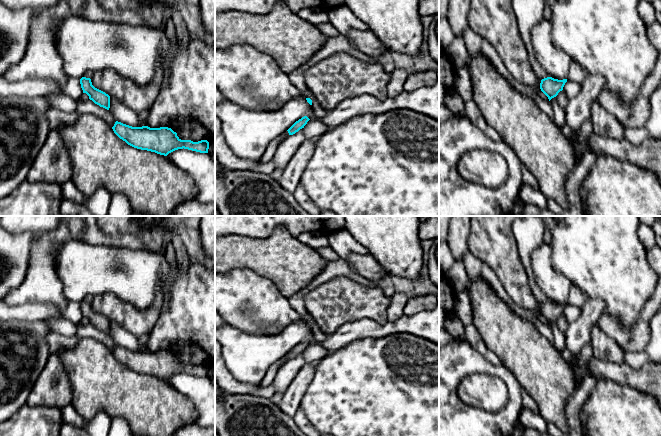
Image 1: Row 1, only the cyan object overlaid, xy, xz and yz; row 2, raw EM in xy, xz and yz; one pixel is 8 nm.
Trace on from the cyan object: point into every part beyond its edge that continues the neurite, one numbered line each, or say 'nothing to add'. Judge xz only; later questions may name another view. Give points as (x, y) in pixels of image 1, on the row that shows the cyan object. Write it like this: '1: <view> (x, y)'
1: xz (319, 111)

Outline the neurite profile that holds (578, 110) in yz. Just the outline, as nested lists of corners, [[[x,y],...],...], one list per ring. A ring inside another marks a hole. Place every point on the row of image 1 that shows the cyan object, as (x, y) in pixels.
[[[587,74],[580,92],[569,99],[565,110],[566,125],[578,130],[583,122],[591,117],[592,104],[604,90],[605,79],[602,76]]]

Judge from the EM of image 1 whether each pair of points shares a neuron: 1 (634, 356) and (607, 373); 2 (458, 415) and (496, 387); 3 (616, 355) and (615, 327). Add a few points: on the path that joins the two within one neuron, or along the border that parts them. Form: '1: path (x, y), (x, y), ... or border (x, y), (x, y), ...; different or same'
1: border (648, 362), (638, 368), (632, 368), (624, 363); different
2: border (458, 385), (458, 397), (462, 401), (494, 411); different
3: border (599, 326), (621, 347); different

